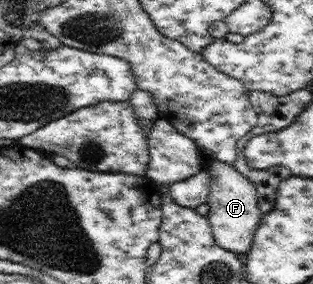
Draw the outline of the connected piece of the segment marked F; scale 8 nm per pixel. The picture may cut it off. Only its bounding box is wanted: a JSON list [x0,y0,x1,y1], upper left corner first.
[202,156,263,254]

